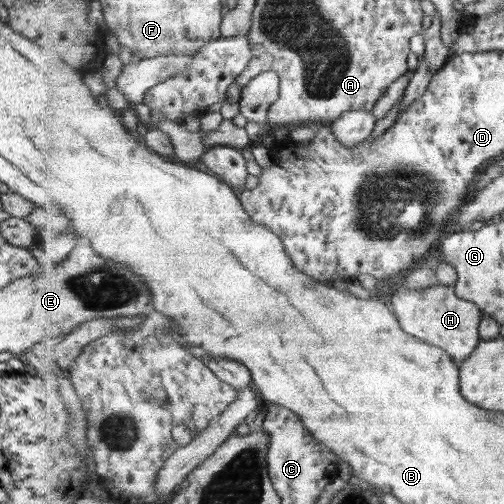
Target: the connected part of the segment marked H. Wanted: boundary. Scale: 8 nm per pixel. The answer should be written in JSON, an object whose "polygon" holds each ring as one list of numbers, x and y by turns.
{"polygon":[[438,285,432,288,409,290,395,288,391,291,391,302,404,331,446,350,457,362,469,358,483,340,480,337,480,322,484,312,480,306,458,297,453,285]]}

